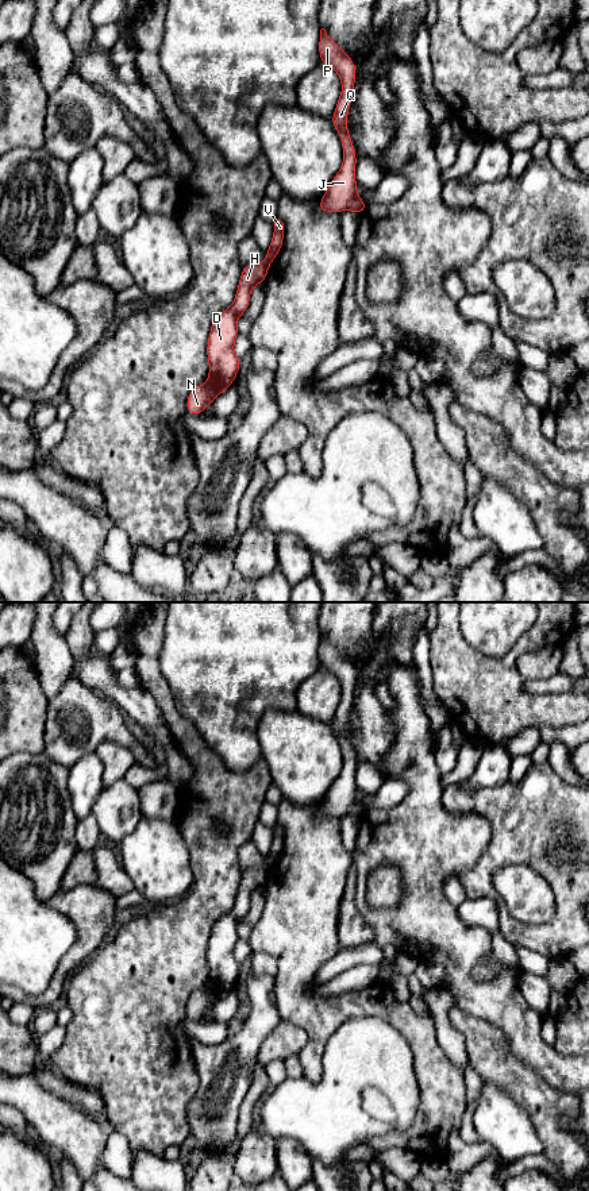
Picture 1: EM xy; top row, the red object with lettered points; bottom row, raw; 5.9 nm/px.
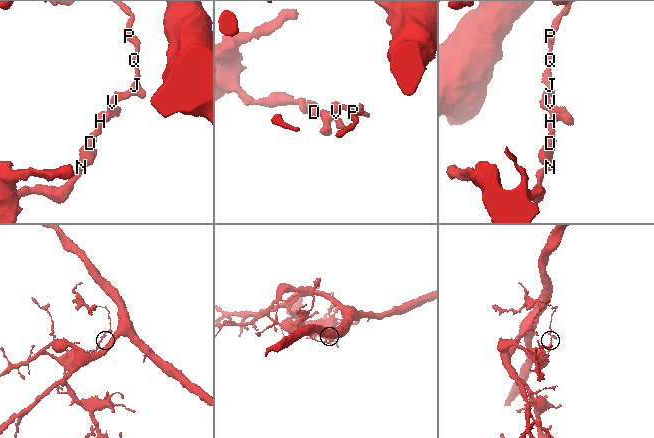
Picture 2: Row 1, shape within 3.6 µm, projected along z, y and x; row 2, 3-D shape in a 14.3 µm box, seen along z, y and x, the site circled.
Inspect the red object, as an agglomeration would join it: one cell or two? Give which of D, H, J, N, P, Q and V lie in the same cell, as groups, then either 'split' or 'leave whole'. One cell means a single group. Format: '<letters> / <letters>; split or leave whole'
D H N / J P Q V; split

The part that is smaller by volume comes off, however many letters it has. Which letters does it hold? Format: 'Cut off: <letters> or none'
Cut off: J, P, Q, V

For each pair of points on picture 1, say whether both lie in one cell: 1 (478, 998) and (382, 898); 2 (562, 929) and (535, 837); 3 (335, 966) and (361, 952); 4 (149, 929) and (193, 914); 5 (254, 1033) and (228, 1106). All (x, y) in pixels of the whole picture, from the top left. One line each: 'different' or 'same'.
1: different
2: same
3: same
4: same
5: same

